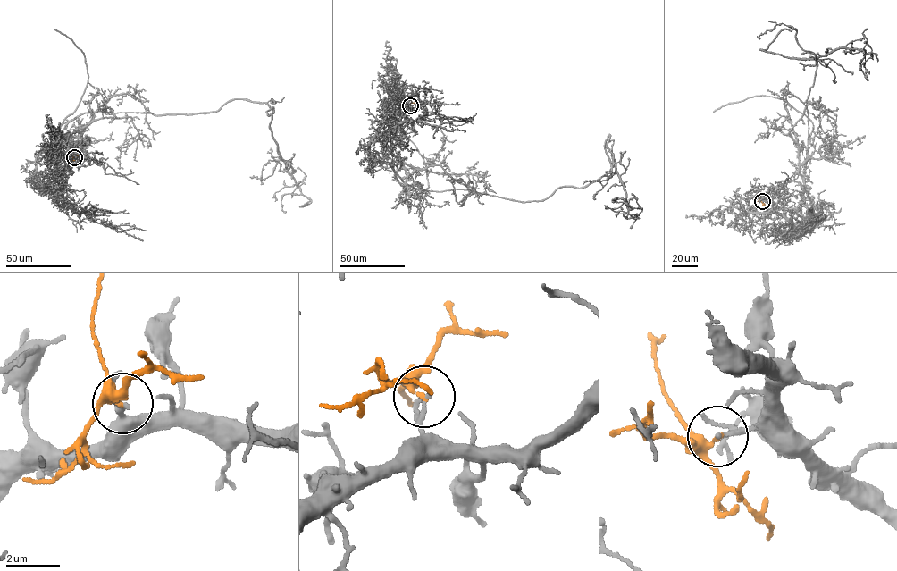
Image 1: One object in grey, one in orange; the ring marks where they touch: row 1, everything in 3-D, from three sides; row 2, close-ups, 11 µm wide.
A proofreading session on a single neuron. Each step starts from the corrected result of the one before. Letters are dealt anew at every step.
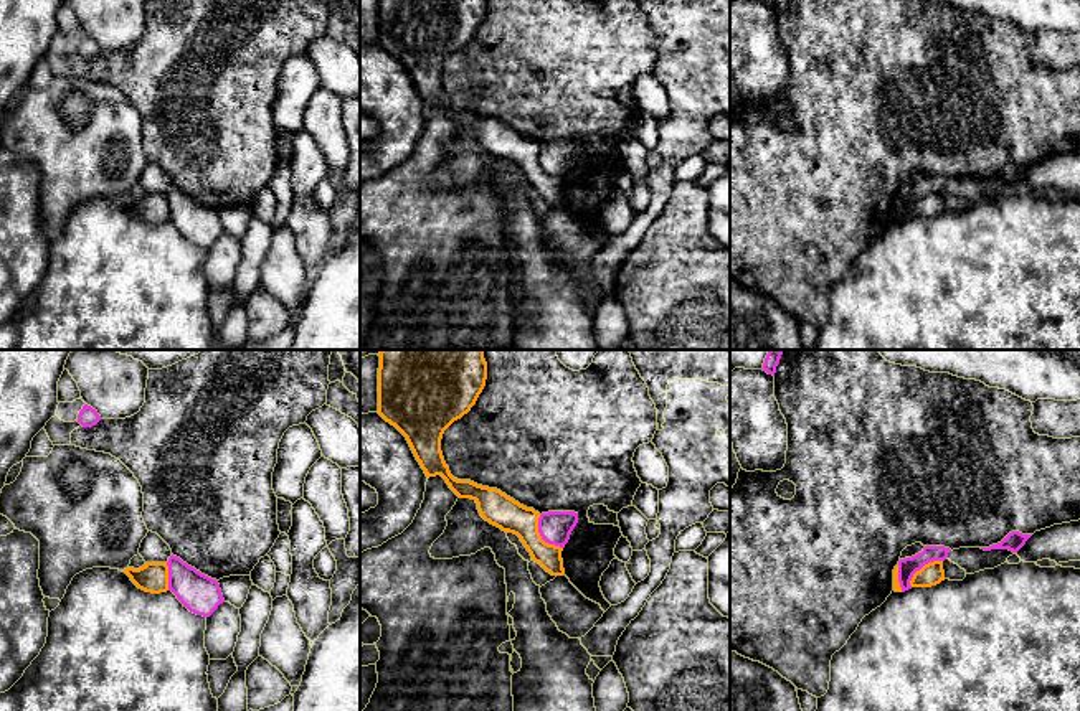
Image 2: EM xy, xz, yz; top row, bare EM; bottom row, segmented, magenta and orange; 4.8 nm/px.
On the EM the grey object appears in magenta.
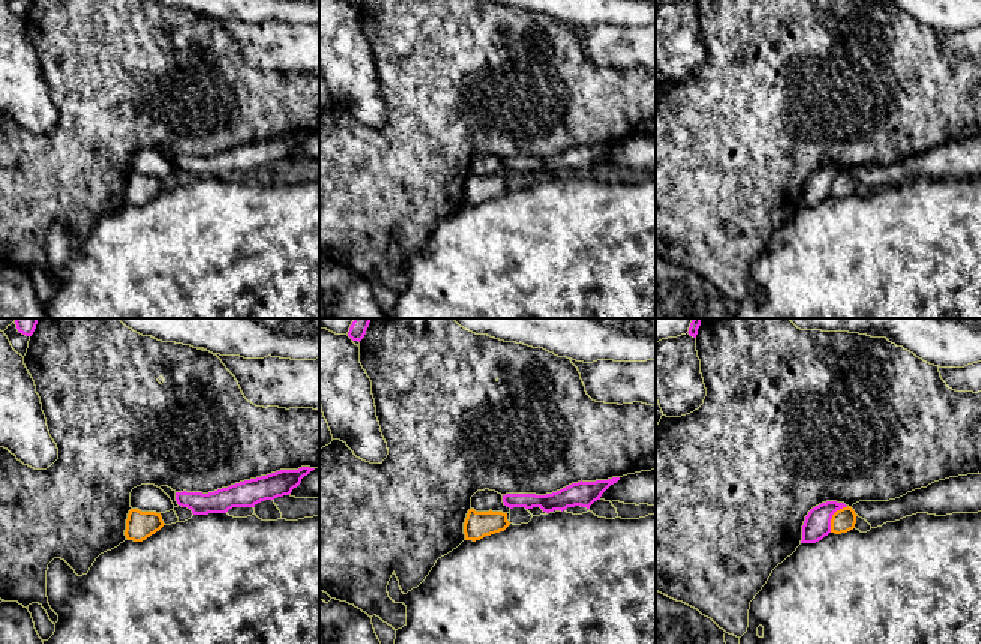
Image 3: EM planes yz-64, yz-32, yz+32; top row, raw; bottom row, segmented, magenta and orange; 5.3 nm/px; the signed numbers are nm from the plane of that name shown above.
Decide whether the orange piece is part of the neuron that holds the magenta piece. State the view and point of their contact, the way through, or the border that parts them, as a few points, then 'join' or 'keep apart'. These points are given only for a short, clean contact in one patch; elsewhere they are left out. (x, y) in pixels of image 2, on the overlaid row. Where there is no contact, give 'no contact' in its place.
meets magenta in xz at (540, 535); border along xz (539, 515), (539, 535), (562, 548); keep apart

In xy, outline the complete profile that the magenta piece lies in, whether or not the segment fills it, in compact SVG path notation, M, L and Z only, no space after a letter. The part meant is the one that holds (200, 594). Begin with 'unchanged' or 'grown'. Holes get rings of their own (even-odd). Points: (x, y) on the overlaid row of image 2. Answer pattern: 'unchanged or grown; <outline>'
unchanged; M177 556L168 558L168 591L190 612L210 617L220 604L225 602L220 584L195 567L188 566Z

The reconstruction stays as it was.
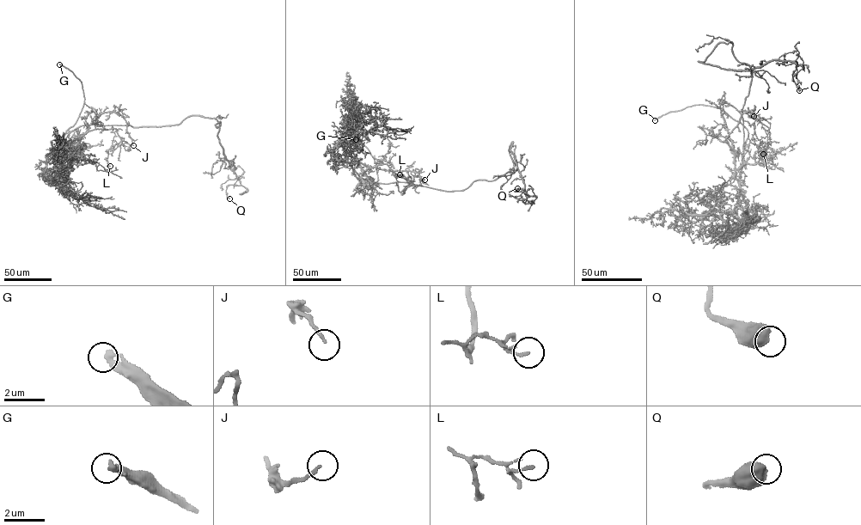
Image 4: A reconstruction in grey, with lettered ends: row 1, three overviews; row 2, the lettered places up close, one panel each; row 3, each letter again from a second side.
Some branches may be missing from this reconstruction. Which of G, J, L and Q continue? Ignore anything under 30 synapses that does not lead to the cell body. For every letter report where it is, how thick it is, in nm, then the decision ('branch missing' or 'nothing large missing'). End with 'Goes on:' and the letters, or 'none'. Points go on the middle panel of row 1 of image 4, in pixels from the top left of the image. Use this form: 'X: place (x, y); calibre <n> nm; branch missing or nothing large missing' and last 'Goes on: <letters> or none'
G: place (356, 139); calibre 360 nm; branch missing
J: place (424, 180); calibre 130 nm; nothing large missing
L: place (399, 174); calibre 110 nm; nothing large missing
Q: place (517, 188); calibre 700 nm; nothing large missing
Goes on: G

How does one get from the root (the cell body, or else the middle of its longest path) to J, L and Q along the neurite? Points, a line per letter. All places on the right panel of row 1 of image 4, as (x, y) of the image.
J: (748, 94), (742, 110), (744, 147), (737, 180), (720, 104), (750, 111), (754, 116)
L: (748, 94), (736, 178), (726, 138), (743, 113), (768, 128), (763, 154)
Q: (748, 94), (751, 66), (725, 39), (699, 62), (744, 70), (793, 62), (799, 90)

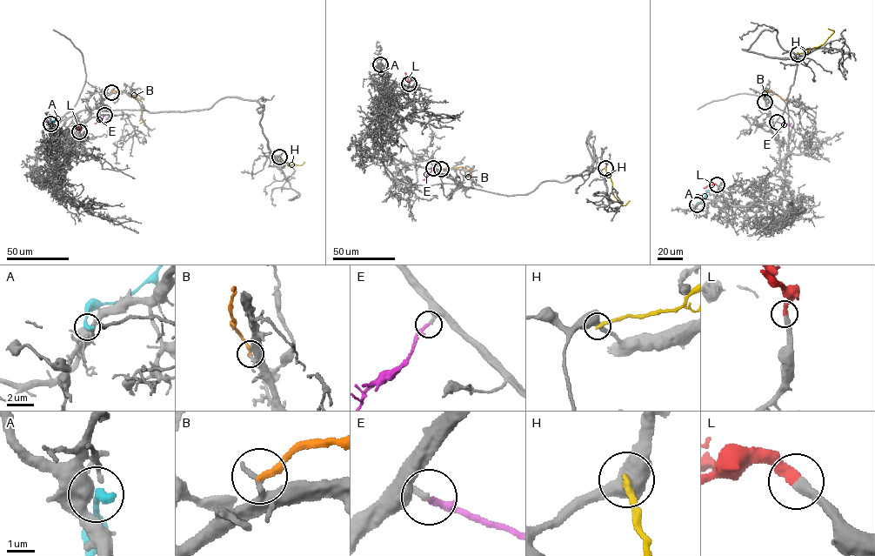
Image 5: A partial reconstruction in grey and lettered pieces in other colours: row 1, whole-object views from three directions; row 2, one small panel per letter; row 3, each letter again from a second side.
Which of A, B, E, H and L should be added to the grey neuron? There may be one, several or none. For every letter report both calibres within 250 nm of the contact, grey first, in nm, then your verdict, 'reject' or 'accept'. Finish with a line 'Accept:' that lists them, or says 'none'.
A: calibres 400 and 360 nm; reject
B: calibres 200 and 240 nm; reject
E: calibres 240 and 240 nm; accept
H: calibres 500 and 240 nm; reject
L: calibres 340 and 360 nm; accept
Accept: E, L

